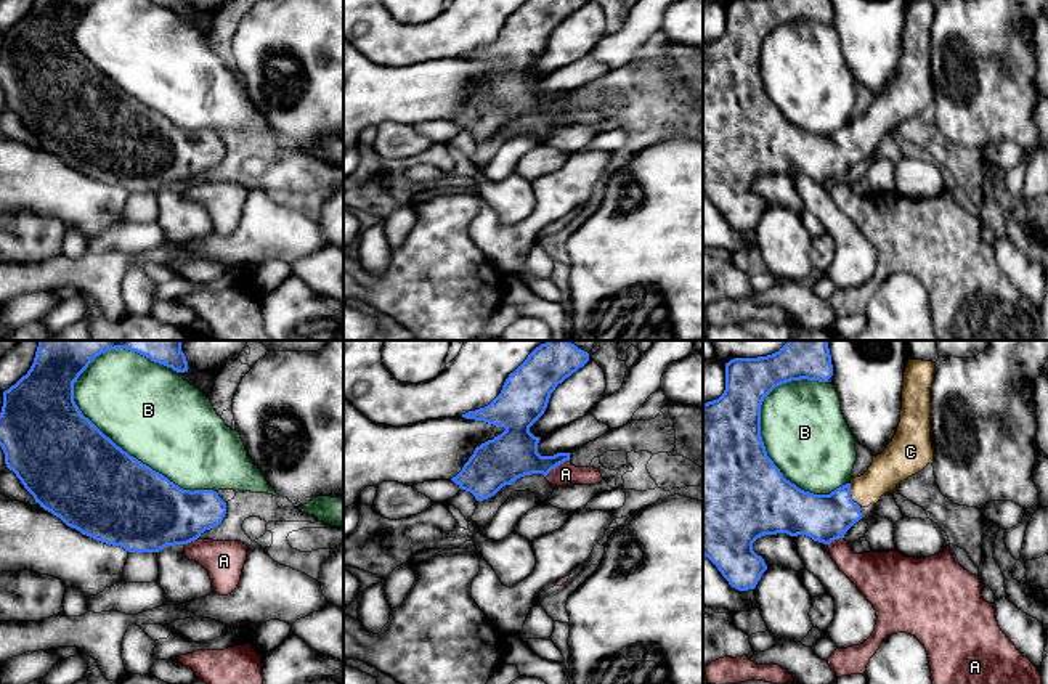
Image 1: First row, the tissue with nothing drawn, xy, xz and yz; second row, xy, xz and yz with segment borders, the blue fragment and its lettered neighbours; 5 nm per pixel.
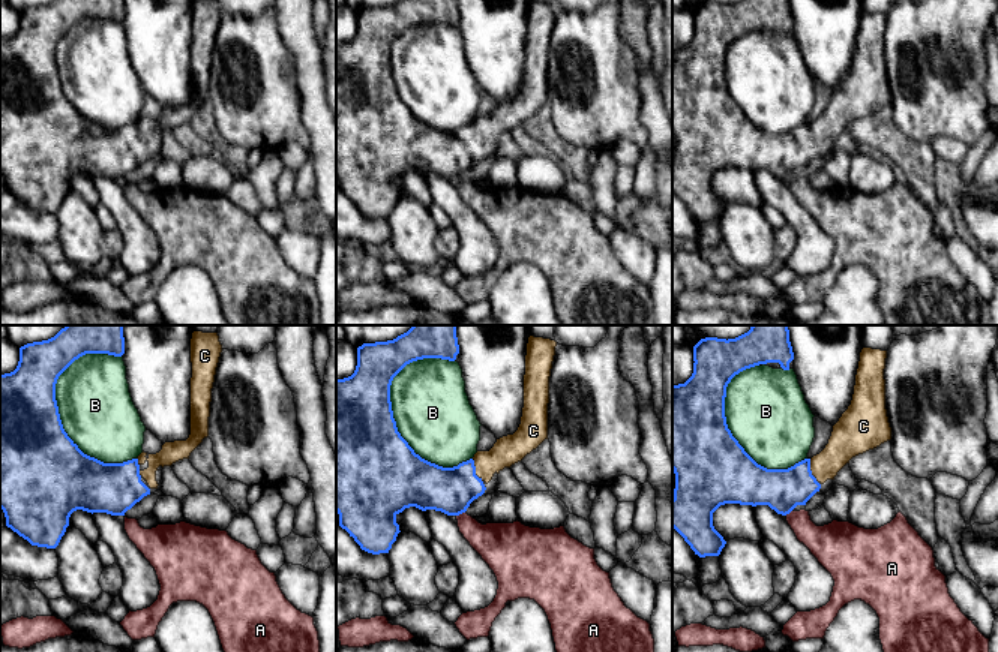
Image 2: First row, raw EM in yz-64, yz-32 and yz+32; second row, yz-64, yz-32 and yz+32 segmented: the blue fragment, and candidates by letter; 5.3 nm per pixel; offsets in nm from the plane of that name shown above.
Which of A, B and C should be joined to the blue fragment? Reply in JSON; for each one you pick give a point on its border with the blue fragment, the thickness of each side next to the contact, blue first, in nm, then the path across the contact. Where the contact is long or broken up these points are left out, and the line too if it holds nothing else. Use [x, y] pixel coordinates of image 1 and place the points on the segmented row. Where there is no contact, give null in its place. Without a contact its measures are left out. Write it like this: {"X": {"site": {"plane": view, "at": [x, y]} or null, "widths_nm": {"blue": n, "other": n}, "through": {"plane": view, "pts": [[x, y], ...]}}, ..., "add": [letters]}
{"C": {"site": {"plane": "yz", "at": [849, 495]}, "widths_nm": {"blue": 240, "other": 180}, "through": {"plane": "yz", "pts": [[824, 517], [849, 495], [869, 488], [888, 469]]}}, "add": ["C"]}

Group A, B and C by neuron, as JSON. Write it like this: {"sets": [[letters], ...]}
{"sets": [["A"], ["B"], ["C"]]}

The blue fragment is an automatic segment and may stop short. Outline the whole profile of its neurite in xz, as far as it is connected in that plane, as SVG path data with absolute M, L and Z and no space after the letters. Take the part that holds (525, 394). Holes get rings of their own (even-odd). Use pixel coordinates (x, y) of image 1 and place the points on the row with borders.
M547 340L506 379L501 393L485 408L462 414L506 430L475 448L462 470L451 480L477 501L494 496L517 478L542 474L570 461L571 453L541 456L539 437L530 427L544 414L559 384L589 361L589 353L570 340Z

